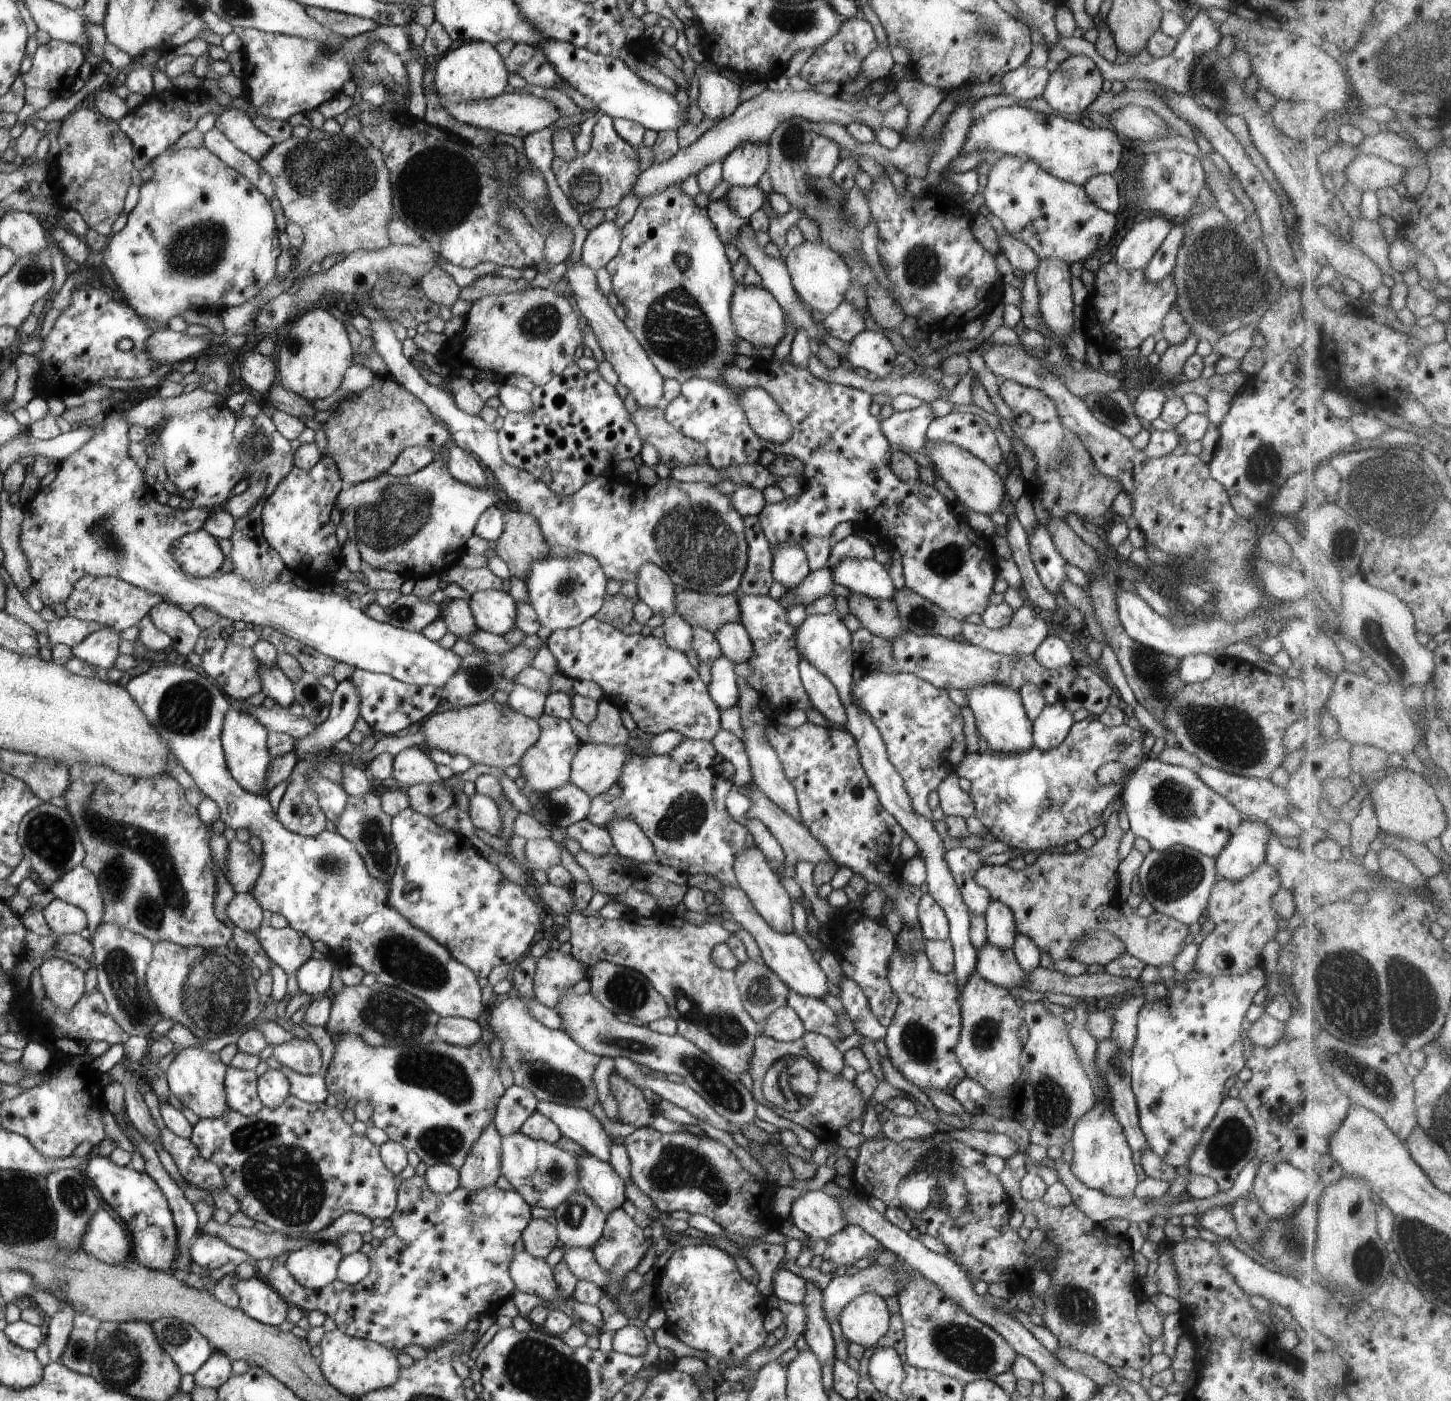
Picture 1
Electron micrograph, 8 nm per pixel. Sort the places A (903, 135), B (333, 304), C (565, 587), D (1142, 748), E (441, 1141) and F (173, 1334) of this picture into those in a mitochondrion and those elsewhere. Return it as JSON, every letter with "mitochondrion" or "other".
{"A":"other","B":"other","C":"mitochondrion","D":"other","E":"mitochondrion","F":"mitochondrion"}

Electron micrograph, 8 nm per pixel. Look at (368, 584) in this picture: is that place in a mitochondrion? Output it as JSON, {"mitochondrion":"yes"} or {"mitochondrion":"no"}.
{"mitochondrion":"no"}

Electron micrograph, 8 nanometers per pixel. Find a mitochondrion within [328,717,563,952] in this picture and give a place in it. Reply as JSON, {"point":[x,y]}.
{"point":[371,834]}

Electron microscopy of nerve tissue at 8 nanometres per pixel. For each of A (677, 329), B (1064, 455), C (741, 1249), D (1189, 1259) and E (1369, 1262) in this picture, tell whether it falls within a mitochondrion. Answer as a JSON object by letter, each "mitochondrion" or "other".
{"A":"mitochondrion","B":"mitochondrion","C":"other","D":"other","E":"mitochondrion"}

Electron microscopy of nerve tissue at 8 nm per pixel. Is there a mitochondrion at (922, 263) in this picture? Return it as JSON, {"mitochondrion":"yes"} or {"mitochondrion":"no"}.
{"mitochondrion":"yes"}

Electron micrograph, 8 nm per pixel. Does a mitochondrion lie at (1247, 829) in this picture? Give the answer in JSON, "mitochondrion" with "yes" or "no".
{"mitochondrion":"no"}

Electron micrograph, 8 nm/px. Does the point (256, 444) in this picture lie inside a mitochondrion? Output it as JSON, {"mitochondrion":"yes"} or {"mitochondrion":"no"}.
{"mitochondrion":"yes"}

